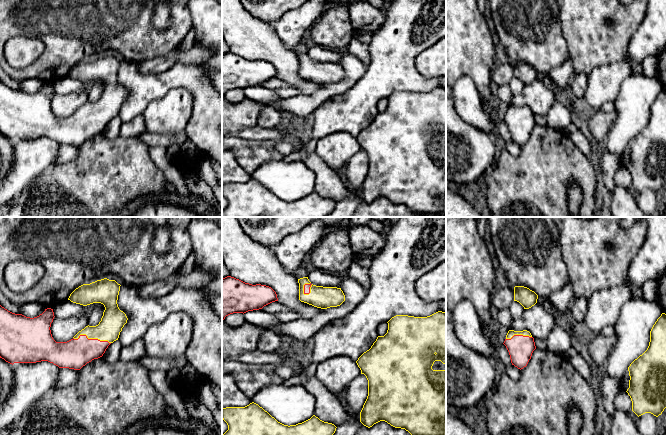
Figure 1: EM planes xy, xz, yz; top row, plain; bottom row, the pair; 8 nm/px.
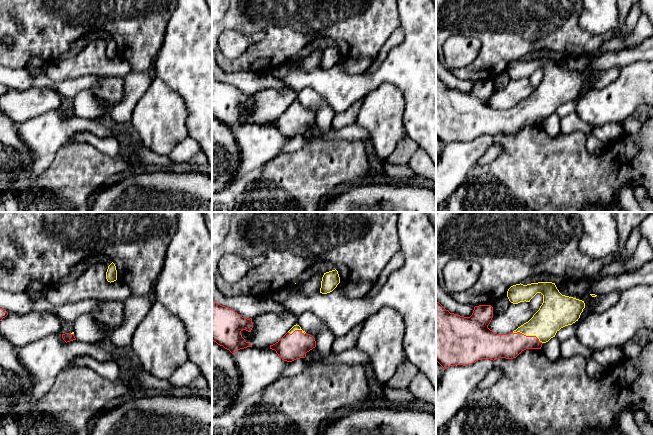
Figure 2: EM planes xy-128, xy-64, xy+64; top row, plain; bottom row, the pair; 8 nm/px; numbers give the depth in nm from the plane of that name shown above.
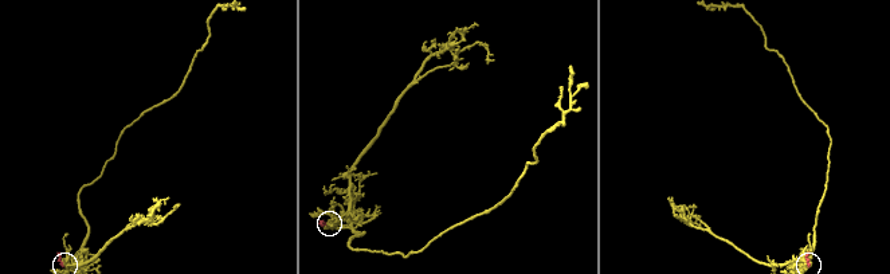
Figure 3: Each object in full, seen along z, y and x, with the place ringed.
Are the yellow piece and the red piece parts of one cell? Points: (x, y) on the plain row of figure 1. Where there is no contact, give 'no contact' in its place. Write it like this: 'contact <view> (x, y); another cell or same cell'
contact xy (92, 114); same cell

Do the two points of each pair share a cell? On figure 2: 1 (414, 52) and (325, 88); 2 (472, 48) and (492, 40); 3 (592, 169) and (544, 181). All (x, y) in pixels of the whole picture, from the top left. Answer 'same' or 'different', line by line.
1: same
2: different
3: same

